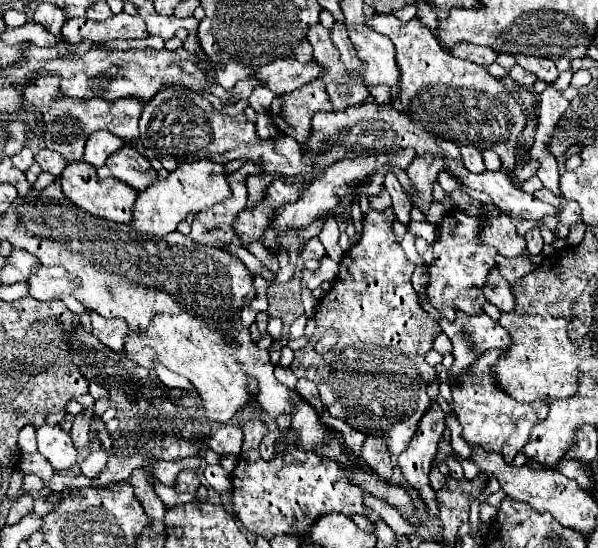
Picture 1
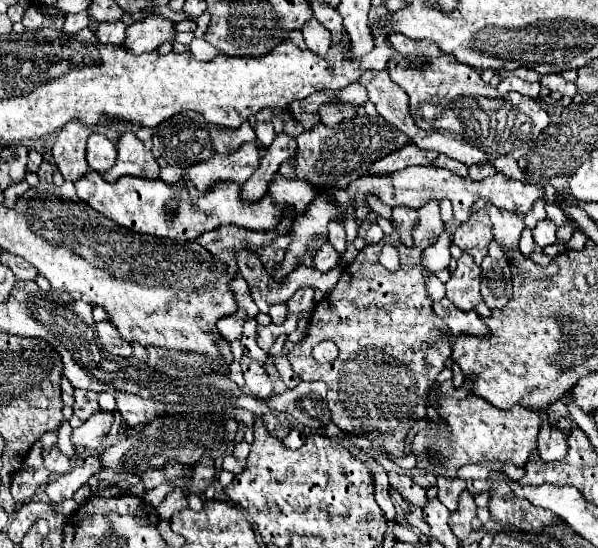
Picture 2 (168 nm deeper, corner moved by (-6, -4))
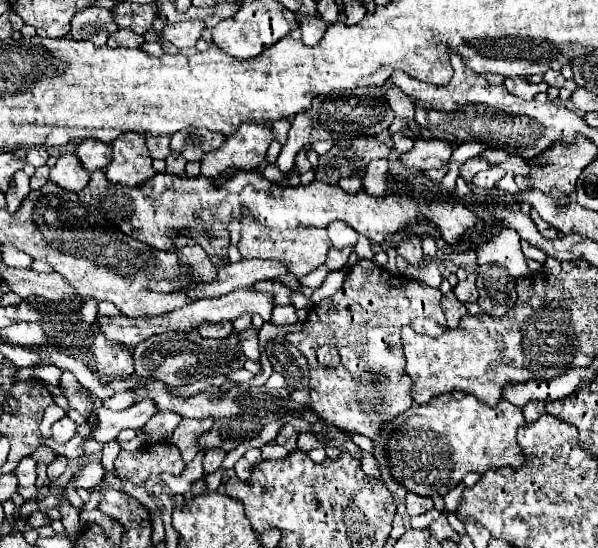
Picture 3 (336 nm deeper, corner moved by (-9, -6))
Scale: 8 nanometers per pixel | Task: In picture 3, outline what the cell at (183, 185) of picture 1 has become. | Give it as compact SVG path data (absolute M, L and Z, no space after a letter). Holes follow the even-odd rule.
M245 123L235 135L227 137L219 149L205 153L201 159L201 175L217 177L227 167L257 169L273 139L269 123Z

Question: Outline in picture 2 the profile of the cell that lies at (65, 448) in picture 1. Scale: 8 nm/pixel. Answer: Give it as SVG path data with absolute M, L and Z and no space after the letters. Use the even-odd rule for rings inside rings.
M96 413L82 427L74 429L74 433L70 435L70 441L74 445L82 445L86 449L98 449L104 435L110 431L110 425L112 425L112 415Z

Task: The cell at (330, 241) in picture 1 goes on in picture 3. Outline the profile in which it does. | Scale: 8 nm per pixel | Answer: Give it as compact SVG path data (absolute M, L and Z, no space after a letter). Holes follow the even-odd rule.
M331 223L327 227L327 233L329 233L329 239L333 243L335 249L343 249L343 247L355 247L357 245L357 233L347 227L347 223Z

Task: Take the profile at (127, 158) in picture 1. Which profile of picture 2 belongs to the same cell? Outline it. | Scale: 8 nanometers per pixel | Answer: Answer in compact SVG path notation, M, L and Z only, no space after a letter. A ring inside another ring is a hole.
M124 133L120 141L116 143L118 157L112 169L104 173L104 179L108 183L132 175L132 177L144 177L144 179L158 179L160 167L154 159L154 155L144 147L144 143L134 133Z

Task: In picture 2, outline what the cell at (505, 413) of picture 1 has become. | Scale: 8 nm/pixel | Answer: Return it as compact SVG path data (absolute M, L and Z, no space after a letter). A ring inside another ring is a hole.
M446 381L440 387L442 387L442 397L440 397L438 415L450 423L450 429L454 429L456 433L456 441L448 441L438 435L432 437L432 431L420 429L410 445L410 451L416 455L418 467L426 467L436 477L442 475L454 479L456 469L460 469L466 463L510 461L516 467L526 465L530 453L536 449L536 437L542 425L542 419L536 411L526 407L512 407L510 411L496 409L492 403L472 393L472 381L464 381L460 387L454 387L450 381Z

